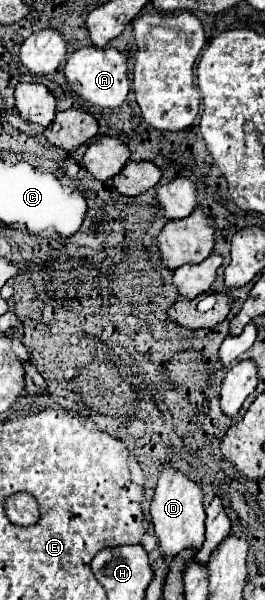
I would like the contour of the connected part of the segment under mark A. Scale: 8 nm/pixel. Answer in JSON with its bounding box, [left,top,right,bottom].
[65,48,129,110]

